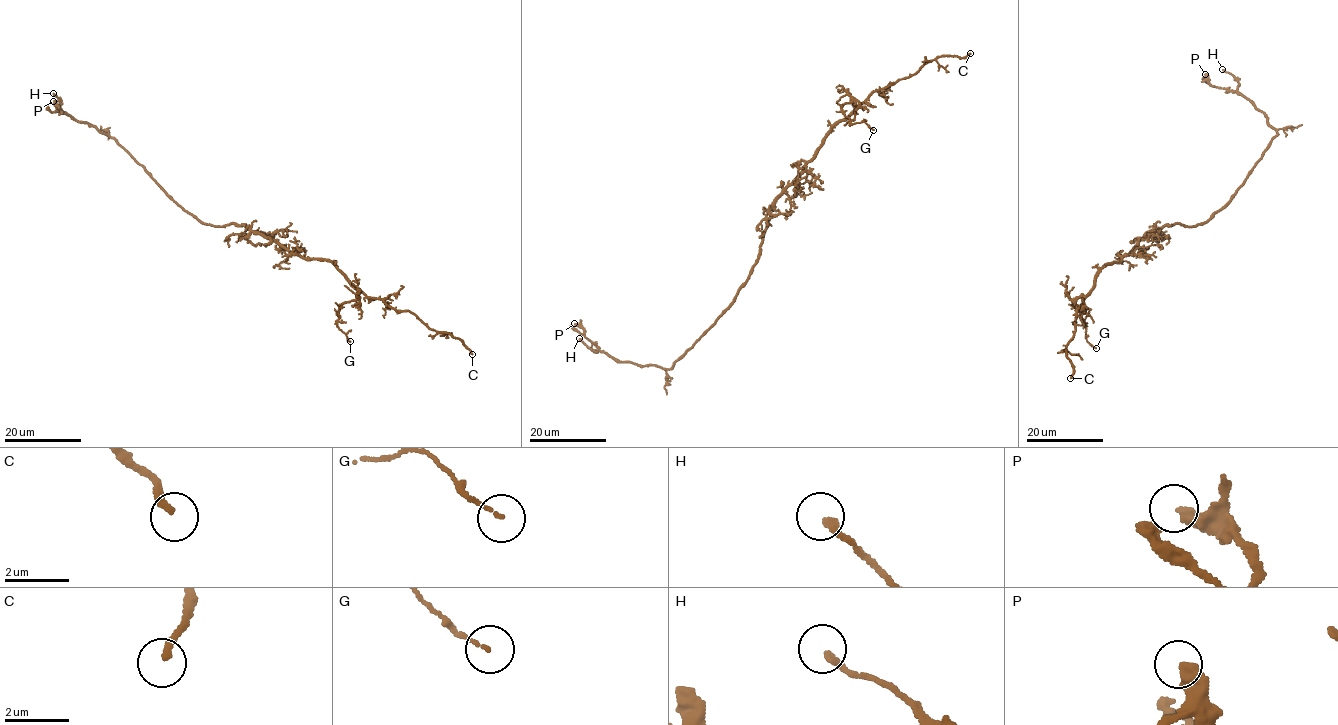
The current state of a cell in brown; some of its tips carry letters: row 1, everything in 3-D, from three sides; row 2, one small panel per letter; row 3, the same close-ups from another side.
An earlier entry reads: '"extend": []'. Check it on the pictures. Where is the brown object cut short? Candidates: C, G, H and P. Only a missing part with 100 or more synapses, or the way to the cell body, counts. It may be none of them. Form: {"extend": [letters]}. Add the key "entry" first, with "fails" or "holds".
{"entry": "fails", "extend": ["C"]}

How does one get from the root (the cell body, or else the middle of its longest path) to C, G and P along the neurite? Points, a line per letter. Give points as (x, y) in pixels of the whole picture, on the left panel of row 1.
C: (236, 224), (305, 258), (330, 261), (367, 296), (397, 310), (410, 311), (432, 329), (458, 337), (472, 354)
G: (236, 224), (305, 258), (330, 261), (359, 289), (338, 312), (337, 325), (350, 341)
P: (236, 224), (204, 223), (185, 211), (117, 142), (87, 123), (55, 112), (53, 101)

